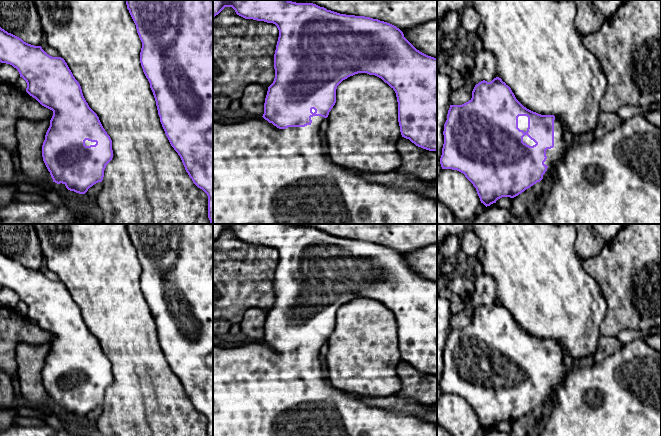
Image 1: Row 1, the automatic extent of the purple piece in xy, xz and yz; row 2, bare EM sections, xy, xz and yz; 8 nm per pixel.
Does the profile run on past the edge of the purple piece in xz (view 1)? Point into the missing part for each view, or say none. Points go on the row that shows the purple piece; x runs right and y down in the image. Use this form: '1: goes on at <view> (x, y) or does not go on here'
1: goes on at xz (262, 174)

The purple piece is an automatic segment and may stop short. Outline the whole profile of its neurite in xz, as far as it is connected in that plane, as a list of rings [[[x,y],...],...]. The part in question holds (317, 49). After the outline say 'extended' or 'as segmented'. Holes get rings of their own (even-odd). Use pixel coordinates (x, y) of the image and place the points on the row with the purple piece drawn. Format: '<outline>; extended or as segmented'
[[[213,0],[213,18],[218,15],[225,7],[232,7],[236,14],[245,18],[253,19],[257,21],[264,21],[267,23],[273,23],[277,26],[279,30],[279,37],[276,45],[276,50],[274,54],[274,69],[275,78],[273,83],[268,87],[267,95],[264,103],[264,114],[262,117],[252,117],[242,123],[235,124],[220,124],[213,121],[213,224],[437,224],[437,200],[426,197],[424,194],[420,194],[414,191],[408,191],[405,189],[395,189],[391,187],[382,186],[380,184],[366,181],[360,177],[358,171],[346,168],[344,166],[334,163],[329,157],[326,147],[324,146],[324,138],[320,132],[321,123],[325,118],[328,117],[329,112],[336,103],[336,89],[337,86],[345,79],[358,73],[367,73],[369,75],[375,75],[381,78],[385,83],[387,83],[396,93],[398,102],[398,122],[400,126],[400,132],[402,137],[409,139],[416,146],[429,151],[437,152],[437,58],[428,56],[419,50],[417,50],[405,37],[403,32],[396,26],[380,21],[378,19],[373,19],[365,16],[355,16],[340,14],[331,10],[327,10],[324,7],[320,7],[313,3],[296,3],[289,0]]]; extended

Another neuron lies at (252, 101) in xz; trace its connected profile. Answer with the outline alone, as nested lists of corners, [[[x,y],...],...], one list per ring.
[[[249,84],[240,99],[241,108],[252,117],[262,117],[268,88],[257,84]]]

